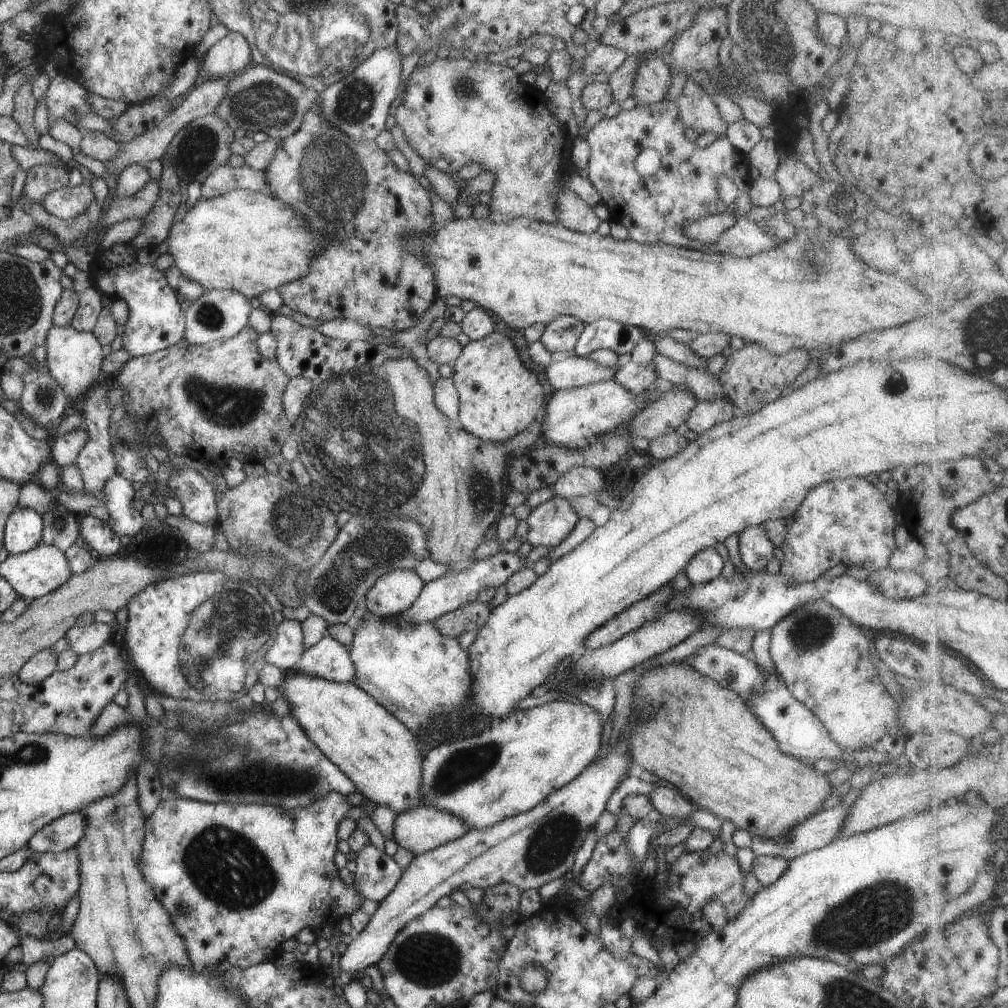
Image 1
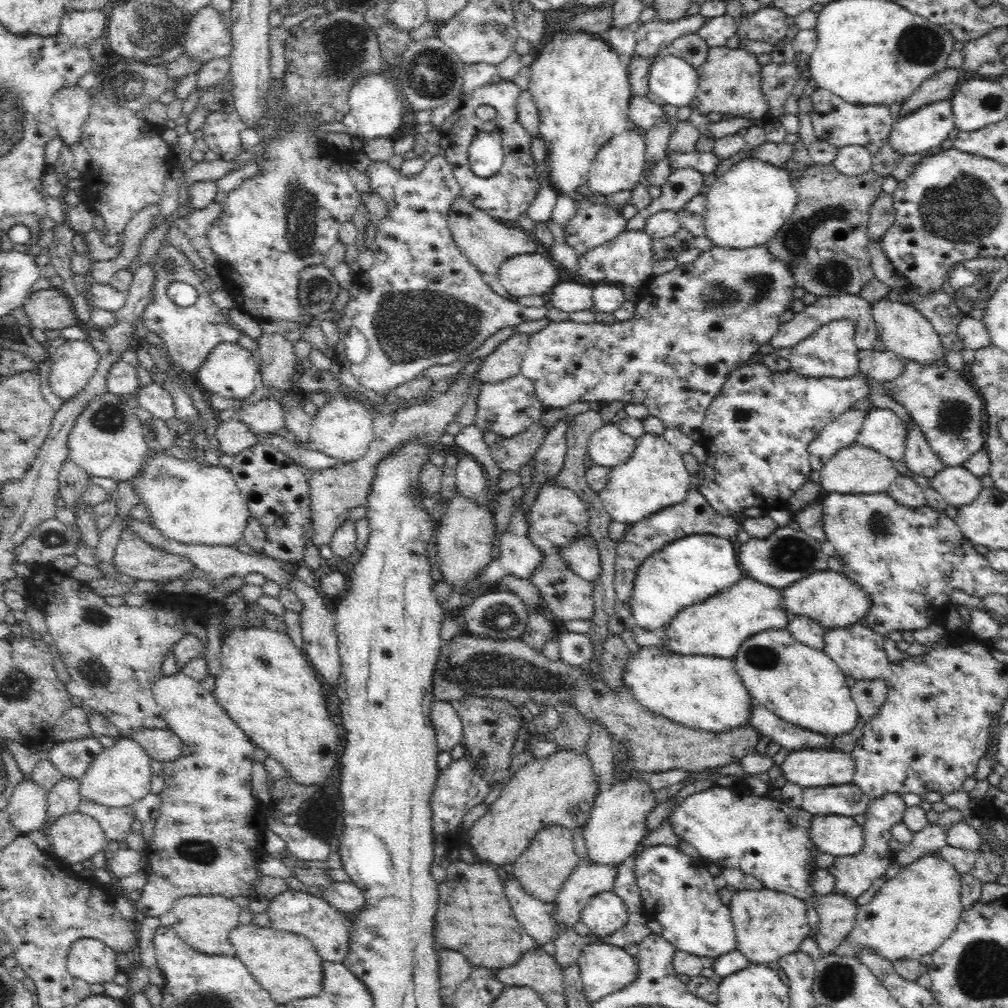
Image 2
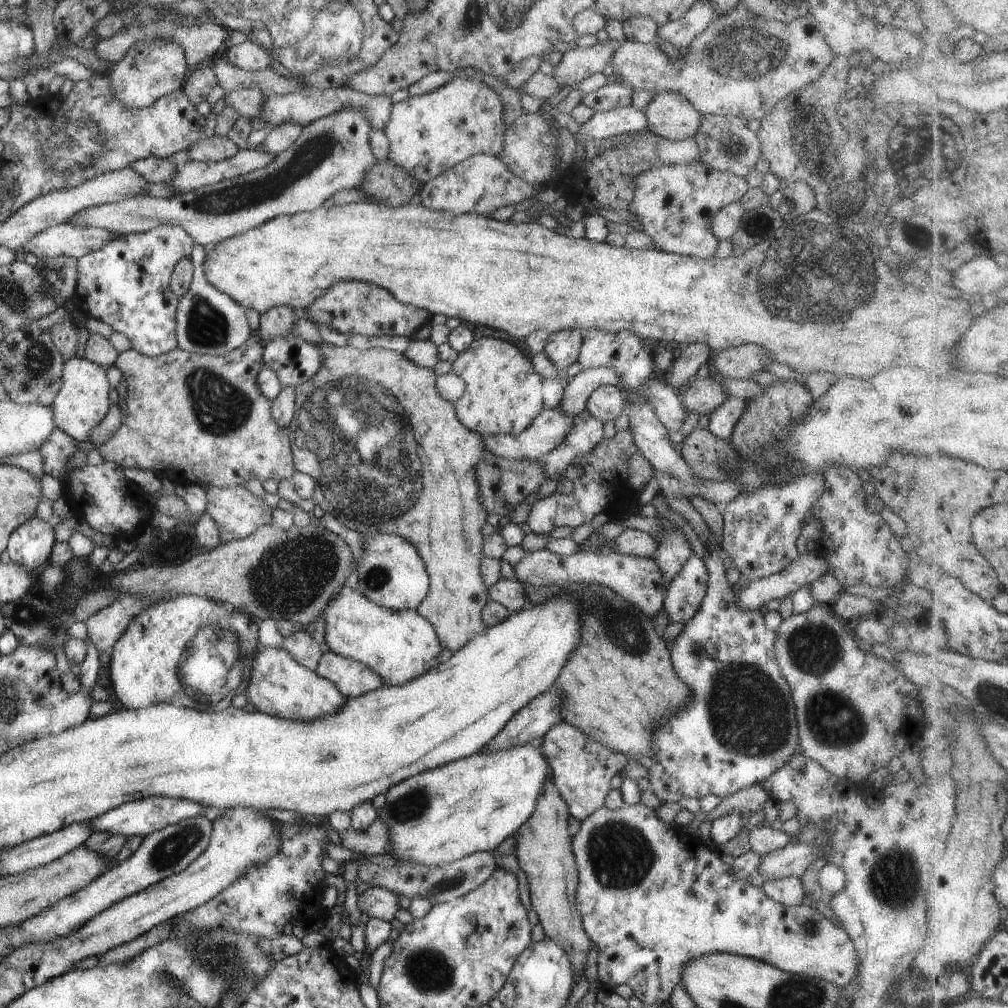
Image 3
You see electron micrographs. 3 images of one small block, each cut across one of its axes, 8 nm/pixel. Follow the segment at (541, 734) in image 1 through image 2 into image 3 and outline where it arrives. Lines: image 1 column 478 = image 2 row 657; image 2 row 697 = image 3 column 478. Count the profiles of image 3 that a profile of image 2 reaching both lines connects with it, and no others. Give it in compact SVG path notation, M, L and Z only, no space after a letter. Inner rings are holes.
M530 740L529 743L521 744L521 746L511 746L509 750L493 750L493 752L481 752L480 750L475 754L470 754L465 758L457 758L457 760L420 772L419 774L410 776L405 780L399 781L397 784L390 786L385 792L385 804L383 808L377 811L377 818L381 818L381 822L385 822L387 832L389 832L389 852L387 854L393 856L397 862L414 862L415 864L422 864L425 866L441 866L444 864L451 864L455 859L465 858L474 852L491 852L494 848L503 842L506 838L513 835L516 830L529 818L537 800L537 794L541 792L545 778L549 773L549 766L545 755L542 754L542 749L539 747L538 741Z

